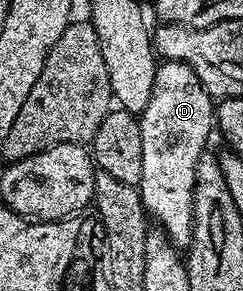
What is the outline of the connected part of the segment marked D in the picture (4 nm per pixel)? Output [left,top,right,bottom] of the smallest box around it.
[138,60,216,251]

